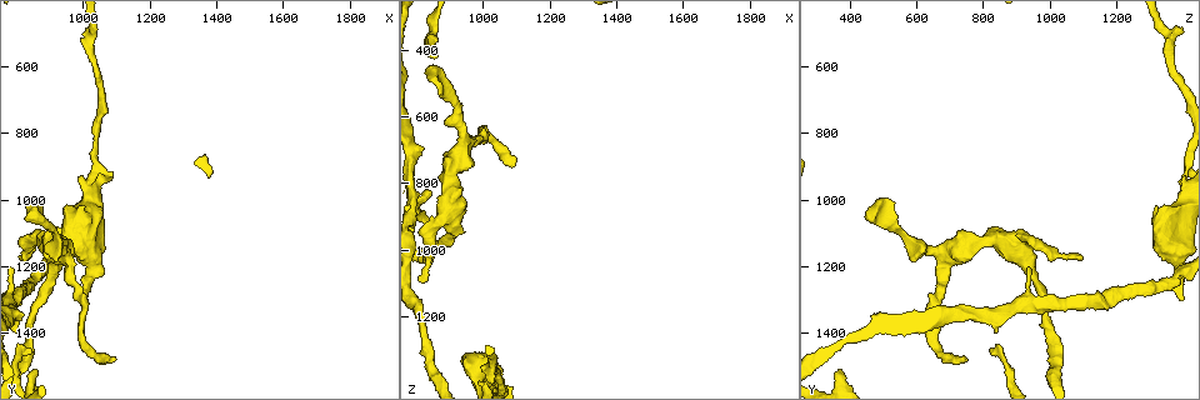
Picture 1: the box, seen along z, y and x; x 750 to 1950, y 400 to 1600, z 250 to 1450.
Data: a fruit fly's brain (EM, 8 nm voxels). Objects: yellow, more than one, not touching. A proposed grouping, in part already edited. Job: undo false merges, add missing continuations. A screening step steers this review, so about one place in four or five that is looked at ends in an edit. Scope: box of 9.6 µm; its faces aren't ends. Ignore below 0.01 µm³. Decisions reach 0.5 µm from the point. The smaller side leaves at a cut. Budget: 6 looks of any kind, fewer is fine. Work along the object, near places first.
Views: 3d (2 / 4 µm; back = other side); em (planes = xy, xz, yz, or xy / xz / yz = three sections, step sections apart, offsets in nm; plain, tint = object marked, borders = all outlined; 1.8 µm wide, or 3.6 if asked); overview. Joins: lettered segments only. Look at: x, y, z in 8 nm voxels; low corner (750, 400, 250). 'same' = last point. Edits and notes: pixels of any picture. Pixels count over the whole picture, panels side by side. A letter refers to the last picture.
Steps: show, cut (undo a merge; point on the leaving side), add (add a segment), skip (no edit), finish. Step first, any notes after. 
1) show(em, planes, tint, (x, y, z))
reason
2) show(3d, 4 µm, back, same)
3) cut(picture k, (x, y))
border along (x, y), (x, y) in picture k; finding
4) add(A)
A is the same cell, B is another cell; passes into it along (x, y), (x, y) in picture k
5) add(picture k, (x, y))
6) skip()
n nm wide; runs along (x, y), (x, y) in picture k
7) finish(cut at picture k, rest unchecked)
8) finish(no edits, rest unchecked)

show(3d, 2 µm, (860, 1500, 370))

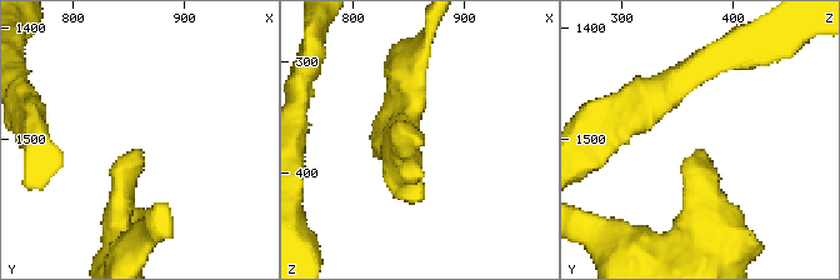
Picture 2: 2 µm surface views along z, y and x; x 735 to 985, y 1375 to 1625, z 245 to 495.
show(em, 3.6 µm, planes, borders, (860, 1508, 374))
need the tissue

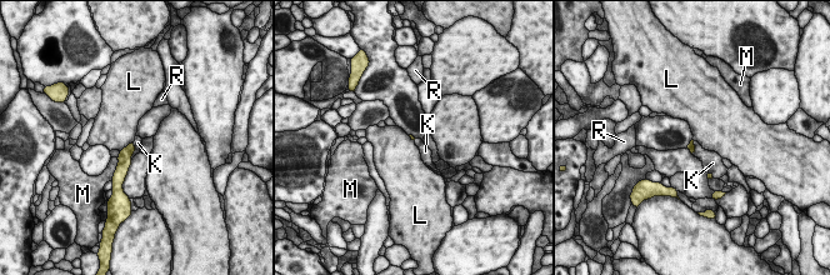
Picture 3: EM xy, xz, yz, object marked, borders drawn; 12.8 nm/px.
add(K)
K is the same cell, L, M and R are other cells; passes into it along (124, 159), (134, 150), (138, 143) in picture 3; it goes on there

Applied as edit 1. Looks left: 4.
show(em, yz, step 4, tint, (1090, 1490, 750))
free end

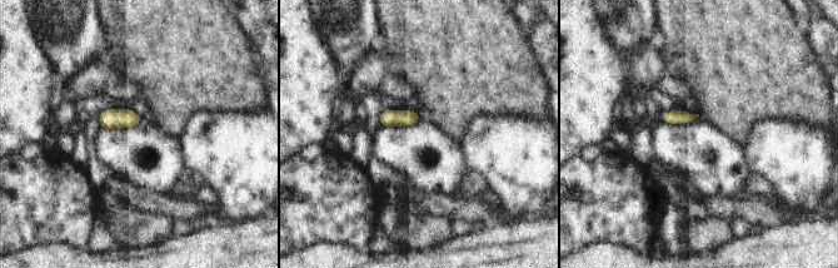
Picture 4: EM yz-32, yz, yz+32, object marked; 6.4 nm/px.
show(em, planes, borders, same)
another direction

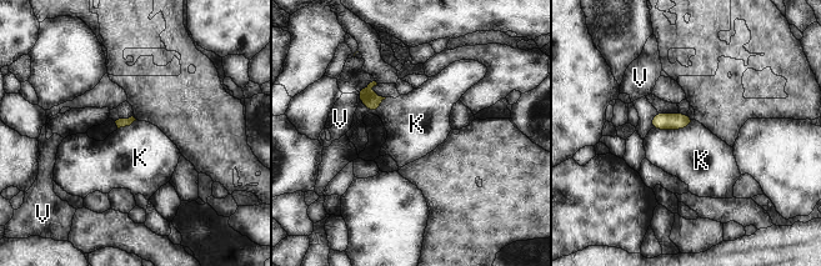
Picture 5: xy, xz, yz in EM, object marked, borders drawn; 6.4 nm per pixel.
skip()
K and V are other cells; border along (694, 120), (680, 129), (652, 129) in picture 5; none of them fits

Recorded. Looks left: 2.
show(3d, 2 µm, (870, 1010, 530))
tapers out

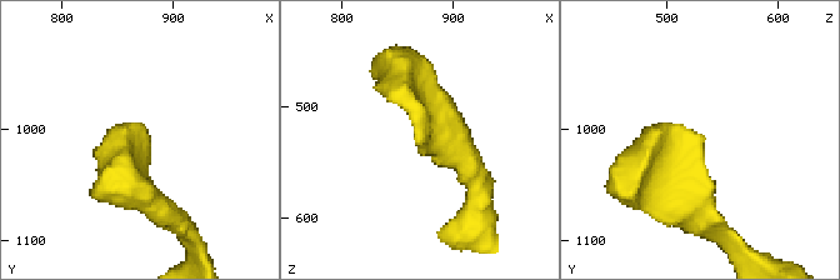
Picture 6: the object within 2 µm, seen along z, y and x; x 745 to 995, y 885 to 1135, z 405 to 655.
show(em, planes, borders, (868, 1010, 534))
now the EM

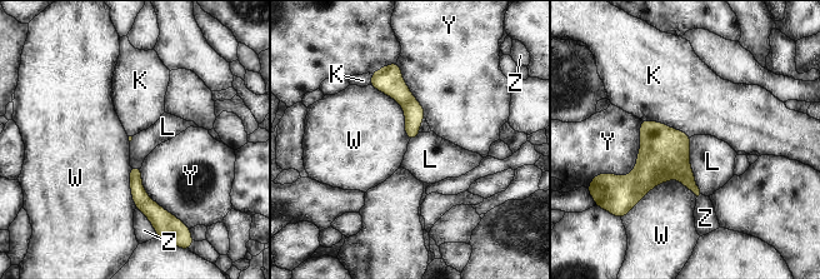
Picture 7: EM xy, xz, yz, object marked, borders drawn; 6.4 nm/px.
skip()
W touches over 440 nm; K, L, W, Y and Z are other cells; border along (370, 84), (401, 106), (409, 140) in picture 7; none of them fits

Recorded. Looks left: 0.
finish(add at picture 3, rest unchecked)

